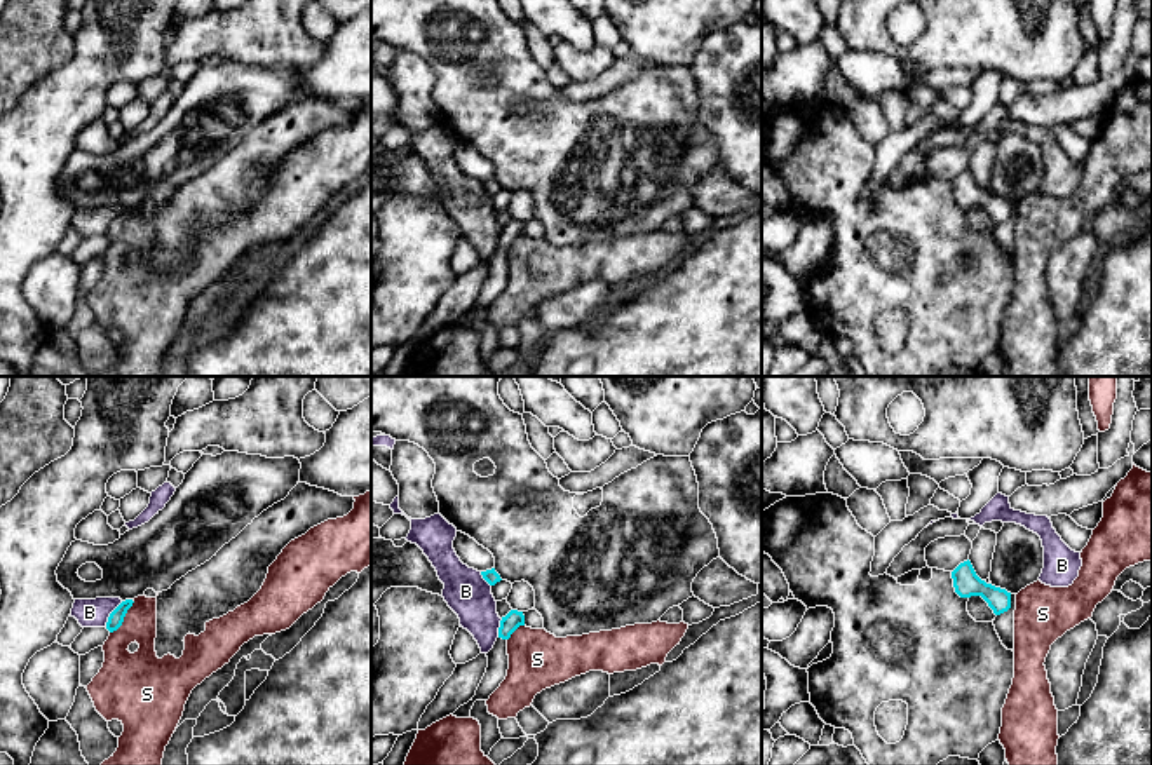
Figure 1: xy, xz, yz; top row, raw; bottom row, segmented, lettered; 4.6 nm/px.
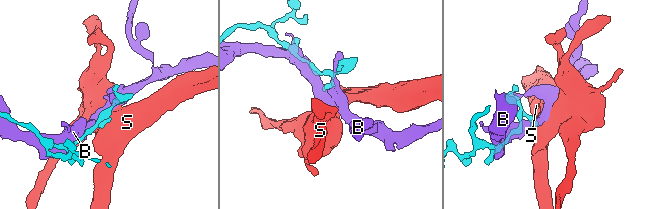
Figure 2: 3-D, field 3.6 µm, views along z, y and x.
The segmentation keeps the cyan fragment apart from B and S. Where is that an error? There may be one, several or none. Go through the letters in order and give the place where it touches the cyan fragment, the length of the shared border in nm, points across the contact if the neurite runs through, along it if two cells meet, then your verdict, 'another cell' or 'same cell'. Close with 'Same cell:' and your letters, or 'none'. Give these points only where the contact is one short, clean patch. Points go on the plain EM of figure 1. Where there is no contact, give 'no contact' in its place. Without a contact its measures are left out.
B: meets cyan in xy at (110, 223); contact 150 nm long; another cell
S: meets cyan in xy at (124, 225); contact 190 nm long; border along xy (133, 209), (124, 230), (110, 243); another cell
Same cell: none

